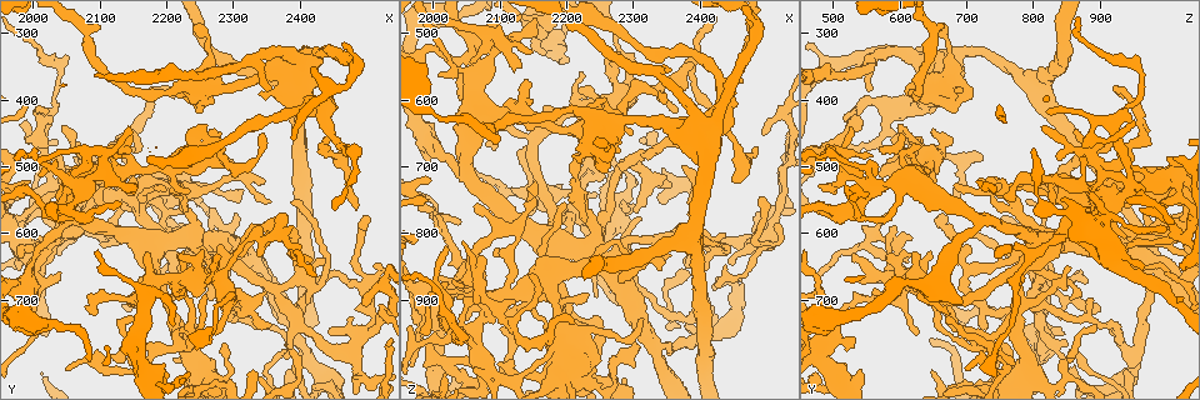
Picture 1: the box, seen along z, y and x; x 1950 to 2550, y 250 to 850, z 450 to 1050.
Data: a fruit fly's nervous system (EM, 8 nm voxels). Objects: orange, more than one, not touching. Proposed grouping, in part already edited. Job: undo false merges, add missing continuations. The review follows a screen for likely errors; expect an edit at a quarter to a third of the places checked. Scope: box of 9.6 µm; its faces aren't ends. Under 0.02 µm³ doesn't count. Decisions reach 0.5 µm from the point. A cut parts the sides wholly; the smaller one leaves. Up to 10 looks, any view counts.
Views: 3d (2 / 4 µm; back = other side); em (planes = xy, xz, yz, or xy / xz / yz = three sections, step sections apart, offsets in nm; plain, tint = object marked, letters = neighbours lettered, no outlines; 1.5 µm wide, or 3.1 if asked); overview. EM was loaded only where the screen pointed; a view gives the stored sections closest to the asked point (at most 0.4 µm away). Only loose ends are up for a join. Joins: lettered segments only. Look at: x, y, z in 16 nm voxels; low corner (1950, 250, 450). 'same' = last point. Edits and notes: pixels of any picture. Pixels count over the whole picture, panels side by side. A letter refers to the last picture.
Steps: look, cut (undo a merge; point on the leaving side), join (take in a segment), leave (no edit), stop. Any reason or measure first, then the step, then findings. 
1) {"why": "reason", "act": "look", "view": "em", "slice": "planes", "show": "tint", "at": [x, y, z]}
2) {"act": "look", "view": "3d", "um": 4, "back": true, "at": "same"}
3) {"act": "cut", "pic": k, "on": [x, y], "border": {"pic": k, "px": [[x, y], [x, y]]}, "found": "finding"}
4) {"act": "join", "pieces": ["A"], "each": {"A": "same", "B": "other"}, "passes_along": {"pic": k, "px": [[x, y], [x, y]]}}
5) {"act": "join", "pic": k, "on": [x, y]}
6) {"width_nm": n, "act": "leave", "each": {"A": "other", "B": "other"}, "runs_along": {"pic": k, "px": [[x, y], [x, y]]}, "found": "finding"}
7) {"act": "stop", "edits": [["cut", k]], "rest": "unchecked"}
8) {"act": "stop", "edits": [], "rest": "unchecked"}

{"why": "sharp bend", "act": "look", "view": "3d", "um": 4, "back": true, "at": [2125, 475, 610]}

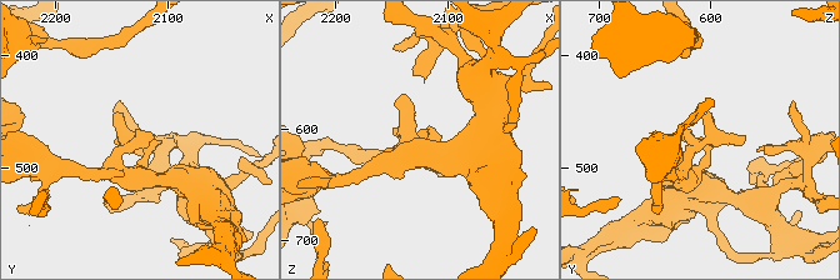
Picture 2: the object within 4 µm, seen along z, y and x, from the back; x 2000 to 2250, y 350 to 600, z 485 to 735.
{"why": "need the tissue", "act": "look", "view": "em", "slice": "xy", "step": 4, "show": "tint", "at": [2124, 478, 606]}

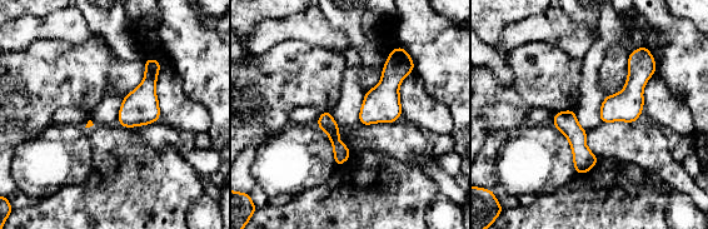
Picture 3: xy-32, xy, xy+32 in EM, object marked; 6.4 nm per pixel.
{"why": "another direction", "act": "look", "view": "em", "slice": "planes", "show": "letters", "at": "same"}

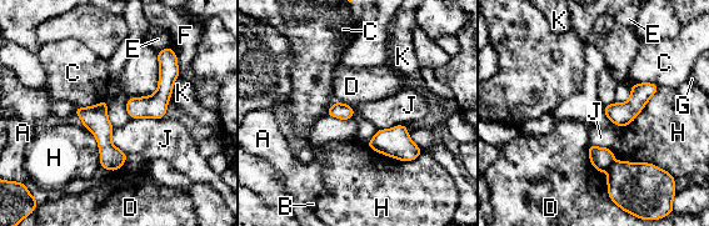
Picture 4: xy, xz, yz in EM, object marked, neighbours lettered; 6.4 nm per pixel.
{"longest_contact_nm": ["H", 380], "act": "leave", "each": {"A": "other", "B": "other", "C": "other", "D": "other", "E": "other", "F": "other", "G": "other", "H": "other", "J": "other", "K": "other"}, "found": "continuous, no second neuron"}

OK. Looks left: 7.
{"why": "branch stops here", "act": "look", "view": "em", "slice": "planes", "show": "letters", "at": [2355, 385, 560]}

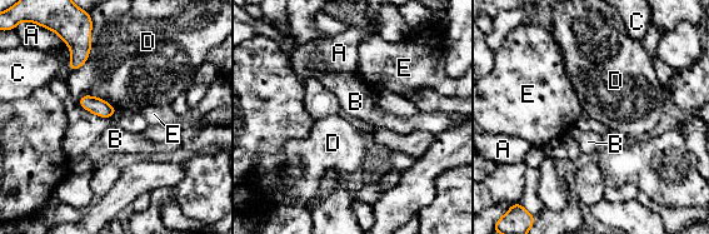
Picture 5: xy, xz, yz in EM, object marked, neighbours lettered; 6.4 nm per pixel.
{"width_nm": 110, "act": "leave", "each": {"A": "other", "B": "other", "C": "other", "D": "other", "E": "other"}, "border": {"pic": 5, "px": [[91, 33], [88, 59], [71, 71]]}, "found": "no lettered segment goes on from it"}

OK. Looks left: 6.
{"why": "three arms meet", "act": "look", "view": "em", "slice": "yz", "step": 4, "show": "tint", "at": [2395, 370, 780]}

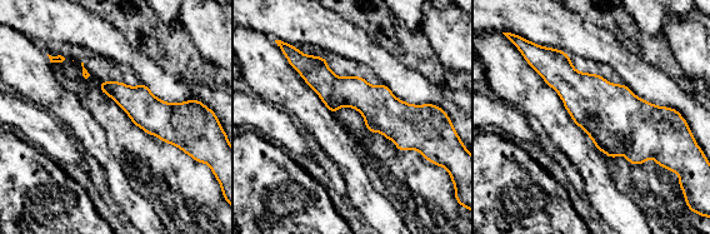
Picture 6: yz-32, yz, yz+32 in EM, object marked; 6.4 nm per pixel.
{"act": "look", "view": "em", "slice": "xz", "step": 8, "show": "letters", "at": "same"}

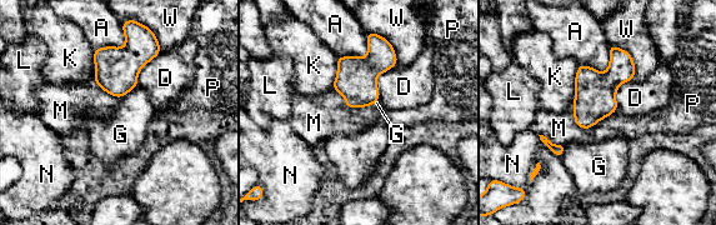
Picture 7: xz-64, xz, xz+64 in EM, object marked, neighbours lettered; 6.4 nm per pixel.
{"act": "leave", "each": {"A": "other", "D": "other", "G": "other", "K": "other", "L": "other", "M": "other", "N": "other", "P": "other", "W": "other"}, "border": {"pic": 7, "px": [[610, 44], [631, 56], [635, 76]]}, "found": "all the same neuron"}

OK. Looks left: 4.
{"why": "end of a long branch", "act": "look", "view": "em", "slice": "xz", "step": 4, "show": "tint", "at": [2300, 570, 970]}

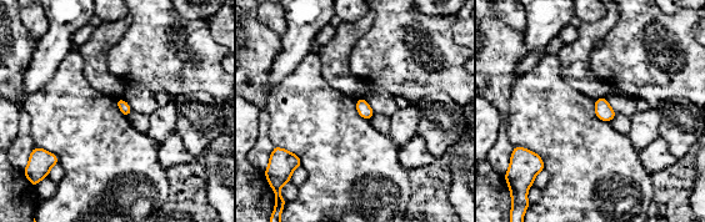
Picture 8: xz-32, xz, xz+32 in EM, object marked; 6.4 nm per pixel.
{"why": "what lies round it", "act": "look", "view": "em", "slice": "xz", "step": 4, "show": "letters", "at": "same"}

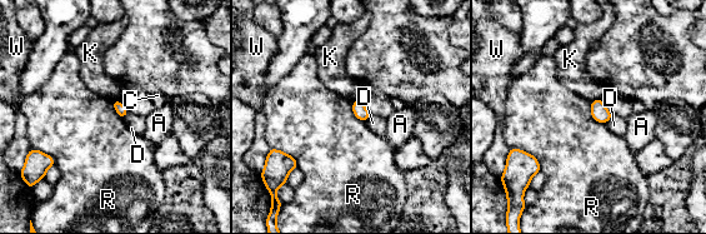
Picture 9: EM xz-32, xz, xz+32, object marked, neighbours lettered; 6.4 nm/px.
{"act": "leave", "each": {"A": "other", "C": "other", "D": "other", "K": "other", "R": "other", "W": "other"}, "found": "none of them fits"}

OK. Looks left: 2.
{"act": "stop", "edits": [], "rest": "unchecked"}

